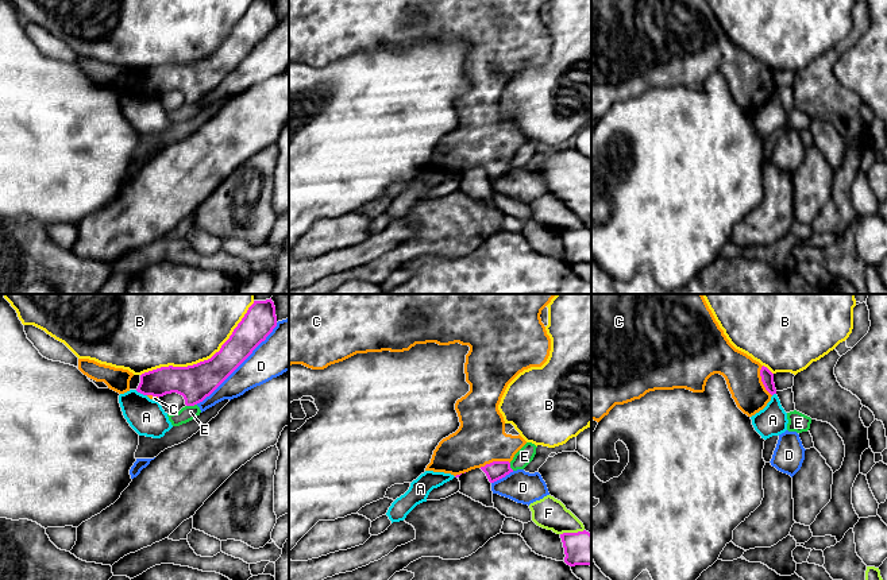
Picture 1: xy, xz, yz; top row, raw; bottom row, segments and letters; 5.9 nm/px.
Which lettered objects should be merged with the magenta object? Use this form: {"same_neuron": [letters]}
{"same_neuron": ["C"]}

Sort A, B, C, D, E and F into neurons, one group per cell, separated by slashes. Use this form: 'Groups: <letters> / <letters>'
Groups: A / B / C / D / E / F

